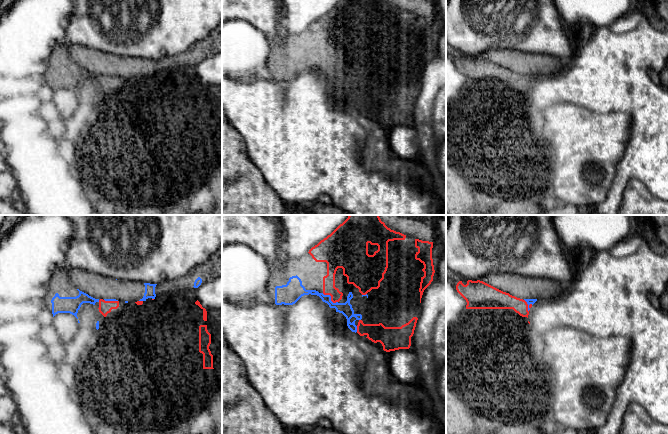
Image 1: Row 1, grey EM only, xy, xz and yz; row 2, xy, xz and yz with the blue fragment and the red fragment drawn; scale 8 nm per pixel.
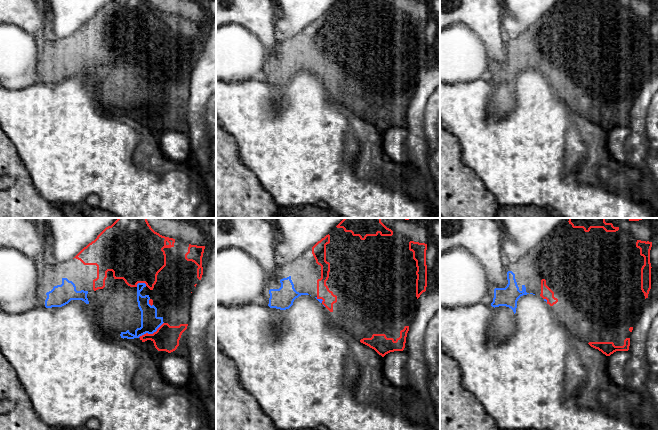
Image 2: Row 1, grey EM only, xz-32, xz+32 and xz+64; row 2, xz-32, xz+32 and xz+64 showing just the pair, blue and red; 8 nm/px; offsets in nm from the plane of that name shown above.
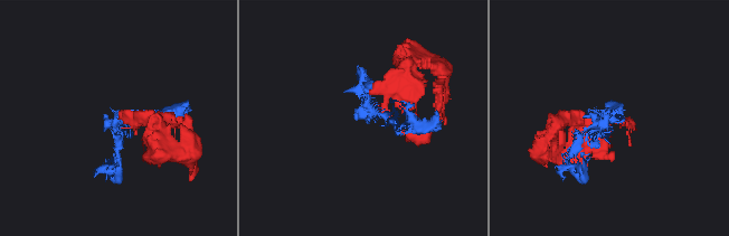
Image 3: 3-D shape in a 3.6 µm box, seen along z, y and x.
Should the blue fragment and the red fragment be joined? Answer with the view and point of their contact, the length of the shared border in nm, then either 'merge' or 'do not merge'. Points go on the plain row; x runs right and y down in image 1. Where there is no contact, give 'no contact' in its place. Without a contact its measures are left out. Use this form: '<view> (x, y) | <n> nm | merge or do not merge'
xz (330, 73) | 150 nm | do not merge

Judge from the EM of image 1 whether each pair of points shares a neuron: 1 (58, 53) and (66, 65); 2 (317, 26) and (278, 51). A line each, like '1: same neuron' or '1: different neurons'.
1: same neuron
2: same neuron

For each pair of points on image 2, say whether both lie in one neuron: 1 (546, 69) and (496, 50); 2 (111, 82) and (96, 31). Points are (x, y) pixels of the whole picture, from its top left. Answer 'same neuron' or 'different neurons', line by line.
1: different neurons
2: different neurons

